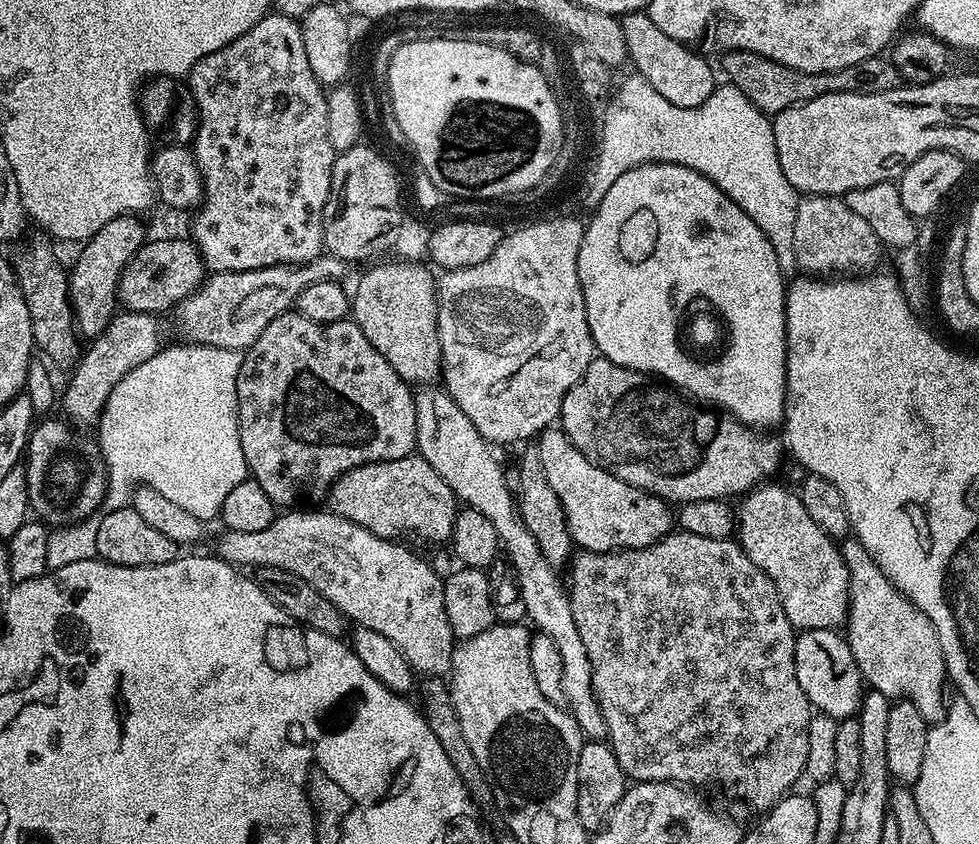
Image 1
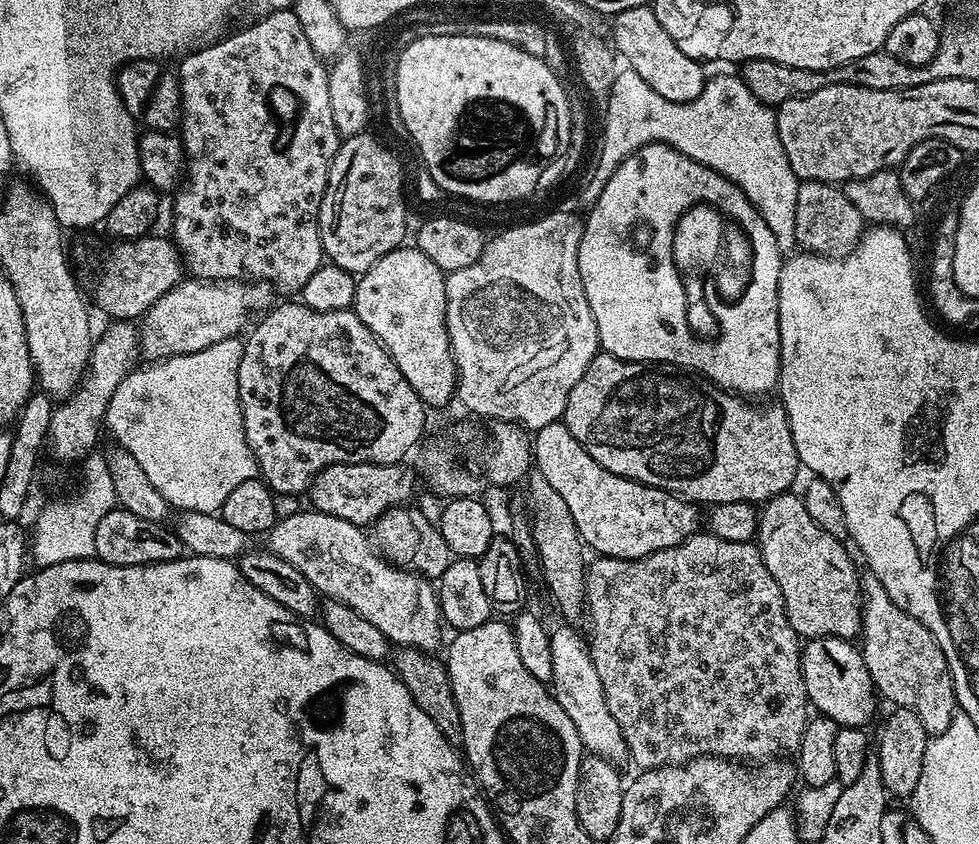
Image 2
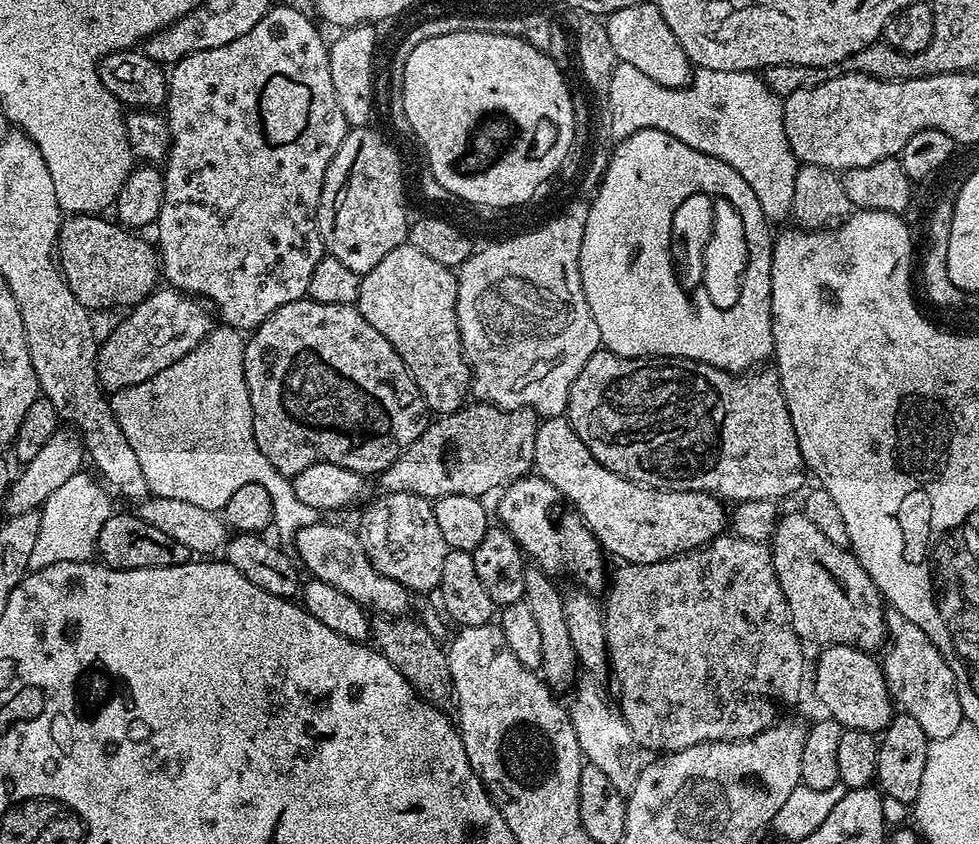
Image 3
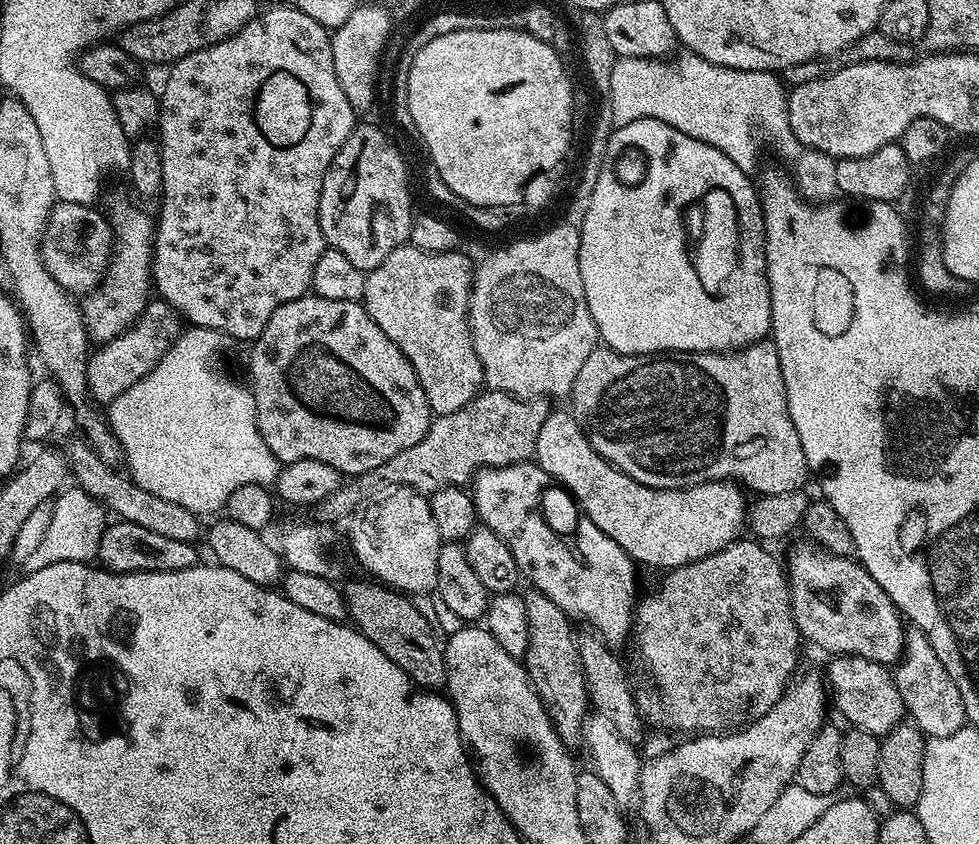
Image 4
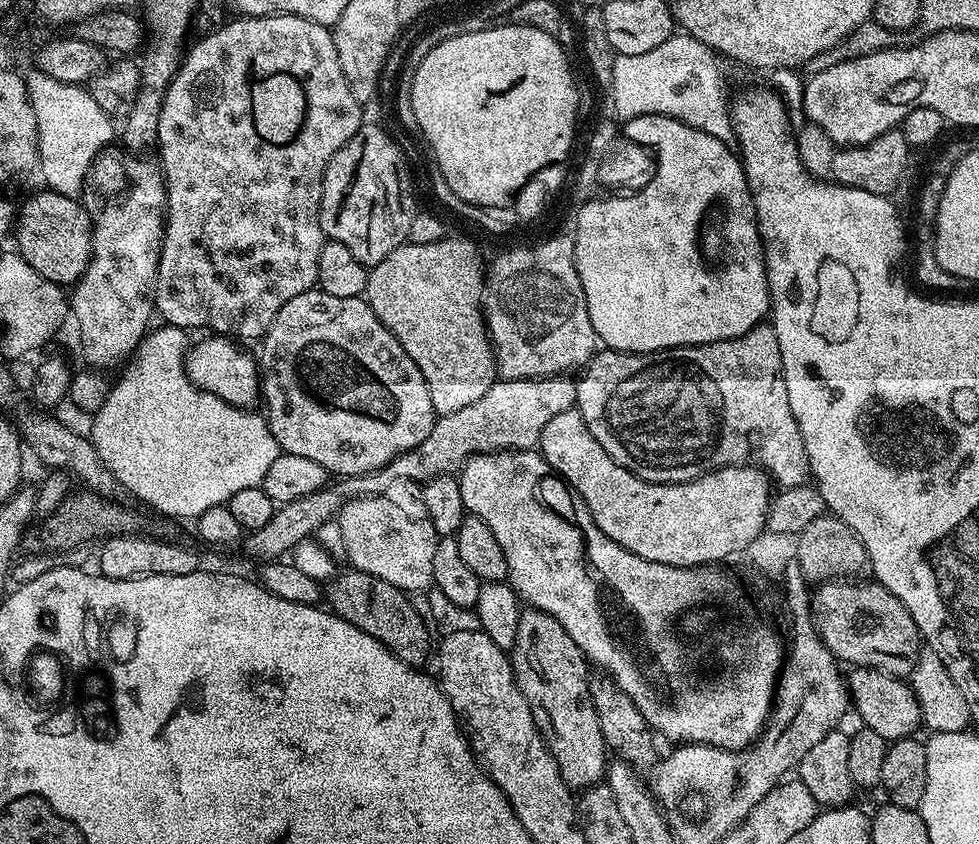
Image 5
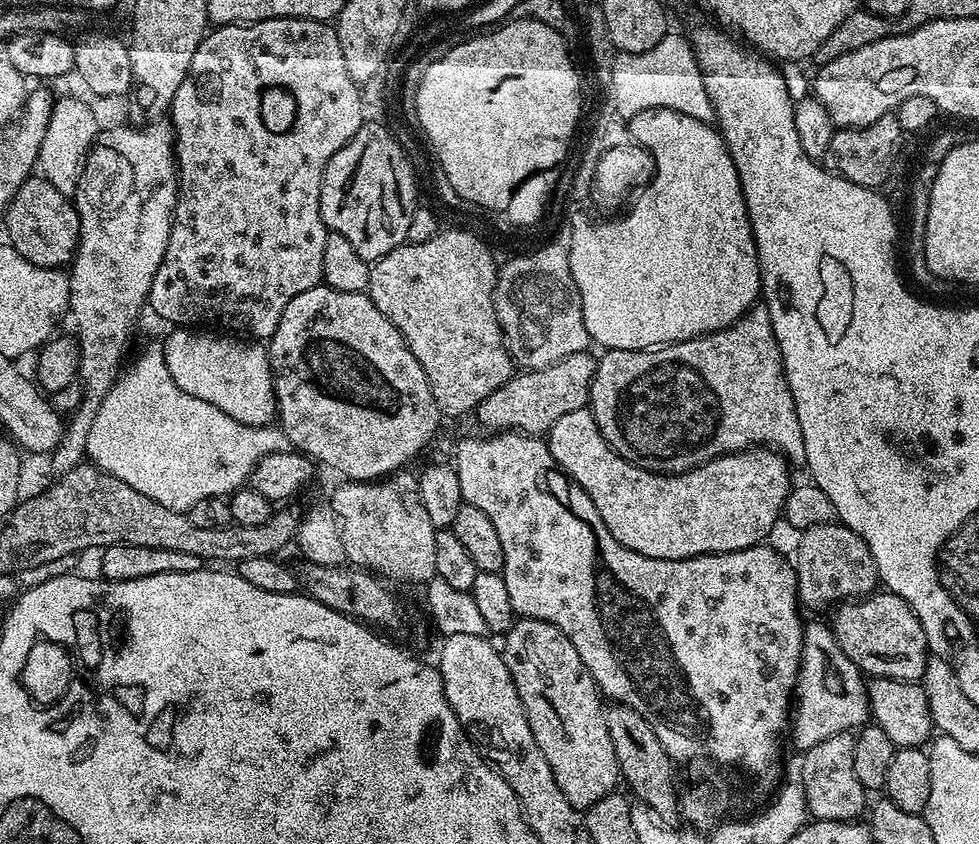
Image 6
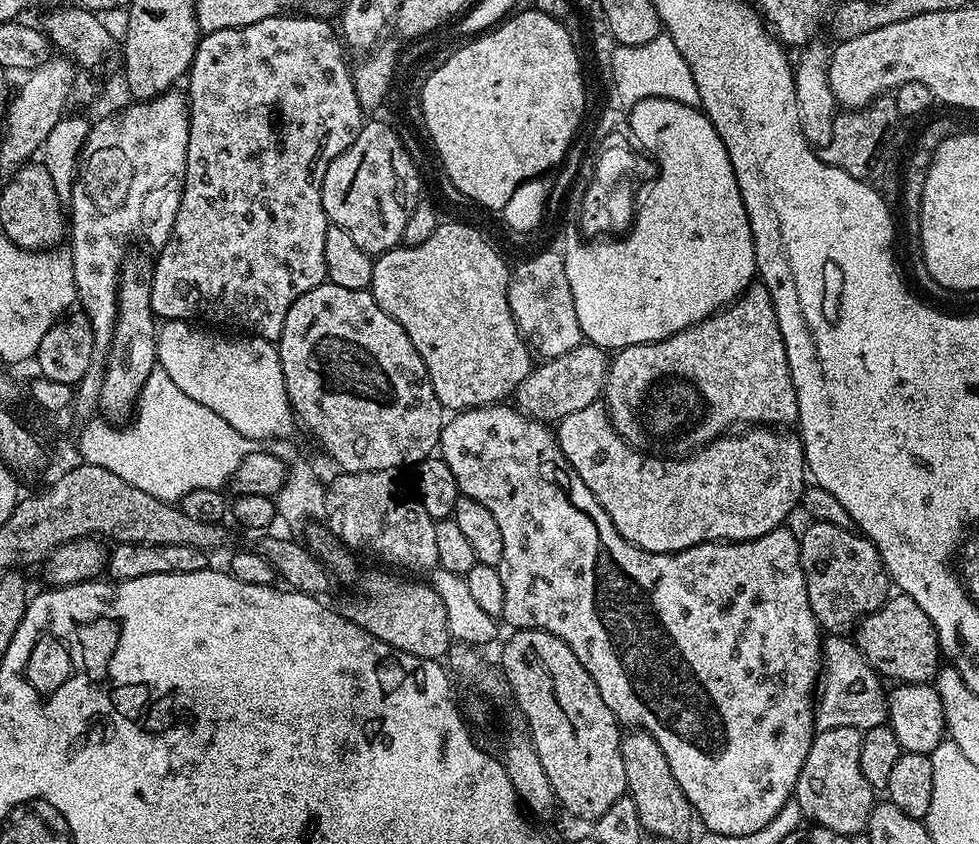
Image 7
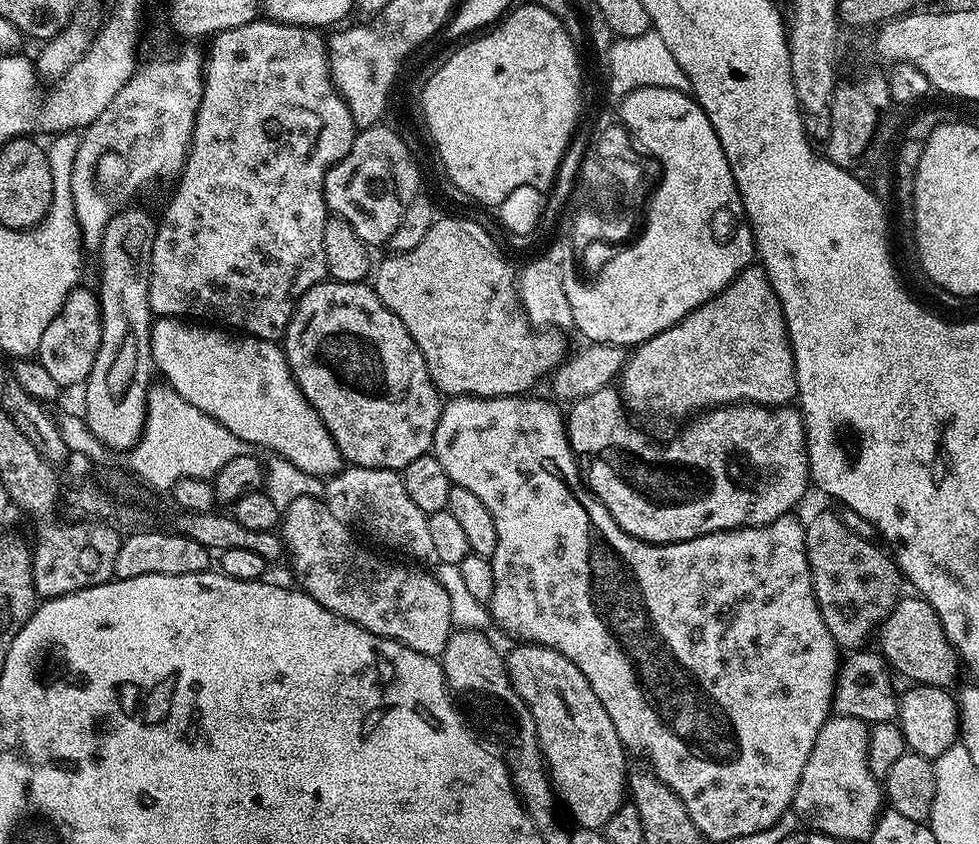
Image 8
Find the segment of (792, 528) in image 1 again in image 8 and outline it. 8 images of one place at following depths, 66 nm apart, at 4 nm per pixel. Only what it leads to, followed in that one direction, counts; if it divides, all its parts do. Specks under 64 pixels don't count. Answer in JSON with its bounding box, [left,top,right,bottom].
[878,594,962,689]

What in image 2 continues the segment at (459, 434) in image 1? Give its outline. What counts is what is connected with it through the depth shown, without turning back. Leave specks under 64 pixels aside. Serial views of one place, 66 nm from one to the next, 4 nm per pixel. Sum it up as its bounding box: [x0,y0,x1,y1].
[550,622,629,766]

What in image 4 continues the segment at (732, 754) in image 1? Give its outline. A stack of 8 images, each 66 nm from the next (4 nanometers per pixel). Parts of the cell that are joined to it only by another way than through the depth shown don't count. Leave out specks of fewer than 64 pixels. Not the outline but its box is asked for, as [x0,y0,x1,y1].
[634,538,802,734]

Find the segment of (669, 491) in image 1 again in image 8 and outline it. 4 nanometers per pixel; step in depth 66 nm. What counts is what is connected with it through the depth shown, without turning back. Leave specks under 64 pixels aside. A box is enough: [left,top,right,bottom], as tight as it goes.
[618,267,797,428]

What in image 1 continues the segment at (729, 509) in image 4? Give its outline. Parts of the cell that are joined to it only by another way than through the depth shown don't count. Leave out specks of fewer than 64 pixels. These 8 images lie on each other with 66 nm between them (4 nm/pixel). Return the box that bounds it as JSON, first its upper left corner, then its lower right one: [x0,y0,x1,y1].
[538,426,674,552]

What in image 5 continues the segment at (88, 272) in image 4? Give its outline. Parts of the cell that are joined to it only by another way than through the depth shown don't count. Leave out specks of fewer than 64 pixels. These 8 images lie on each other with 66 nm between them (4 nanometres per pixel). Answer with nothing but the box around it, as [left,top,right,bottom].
[14,192,92,285]

